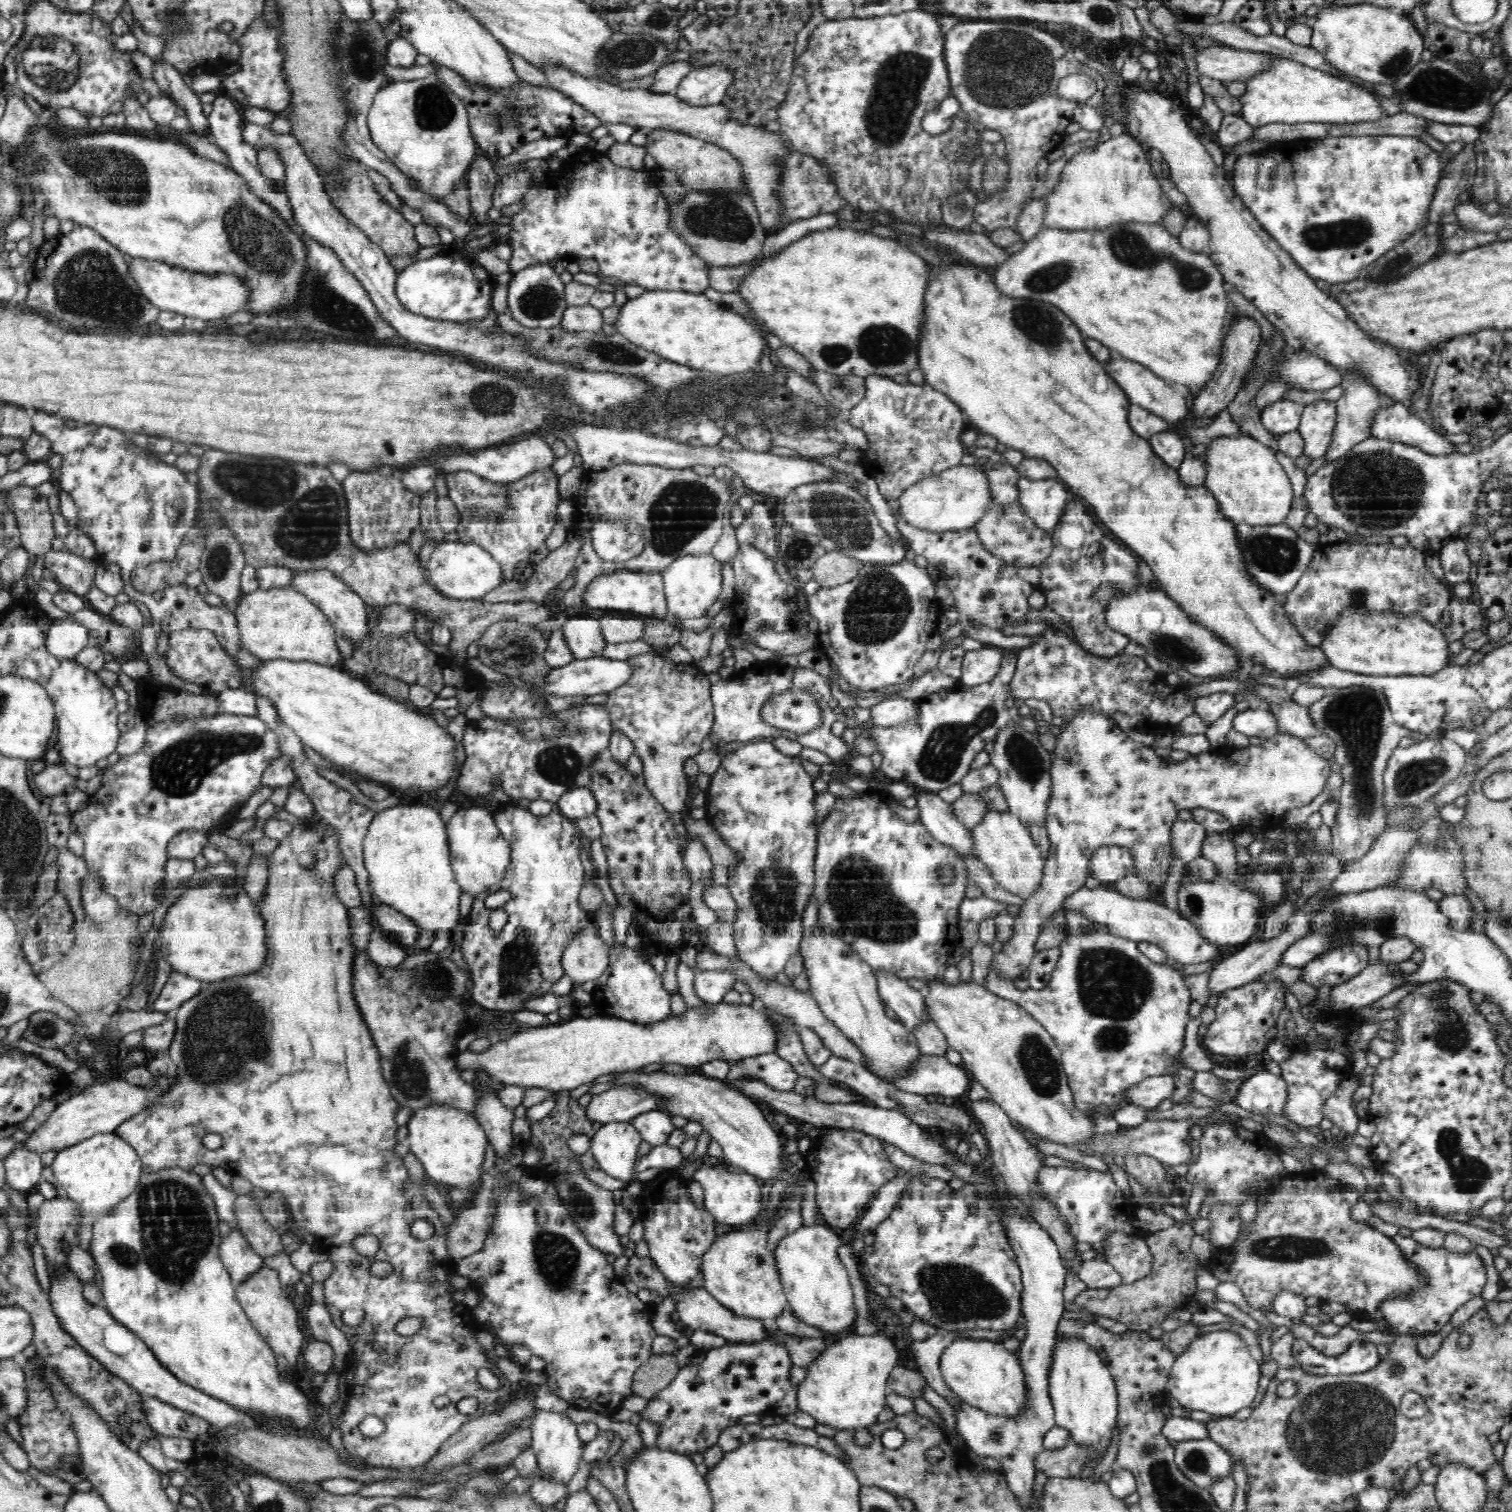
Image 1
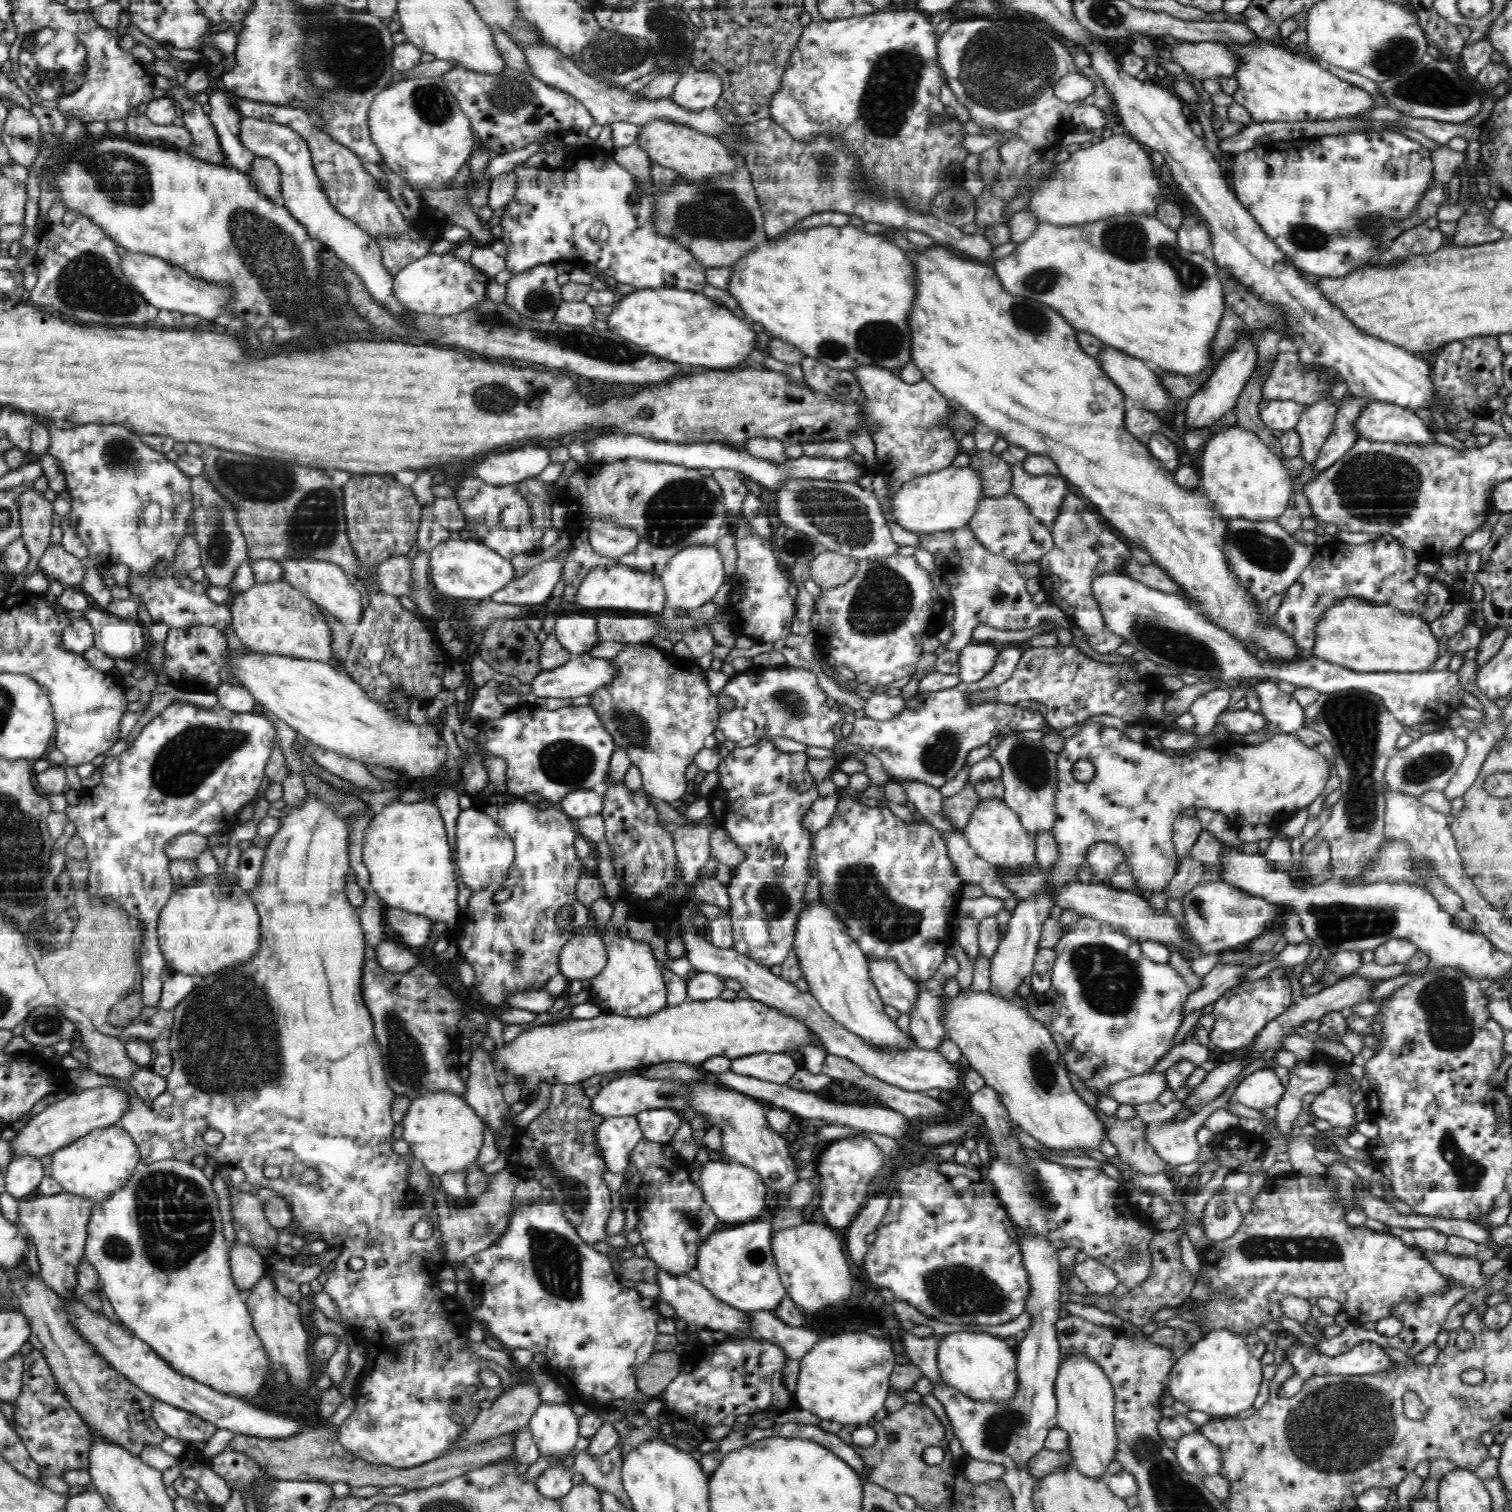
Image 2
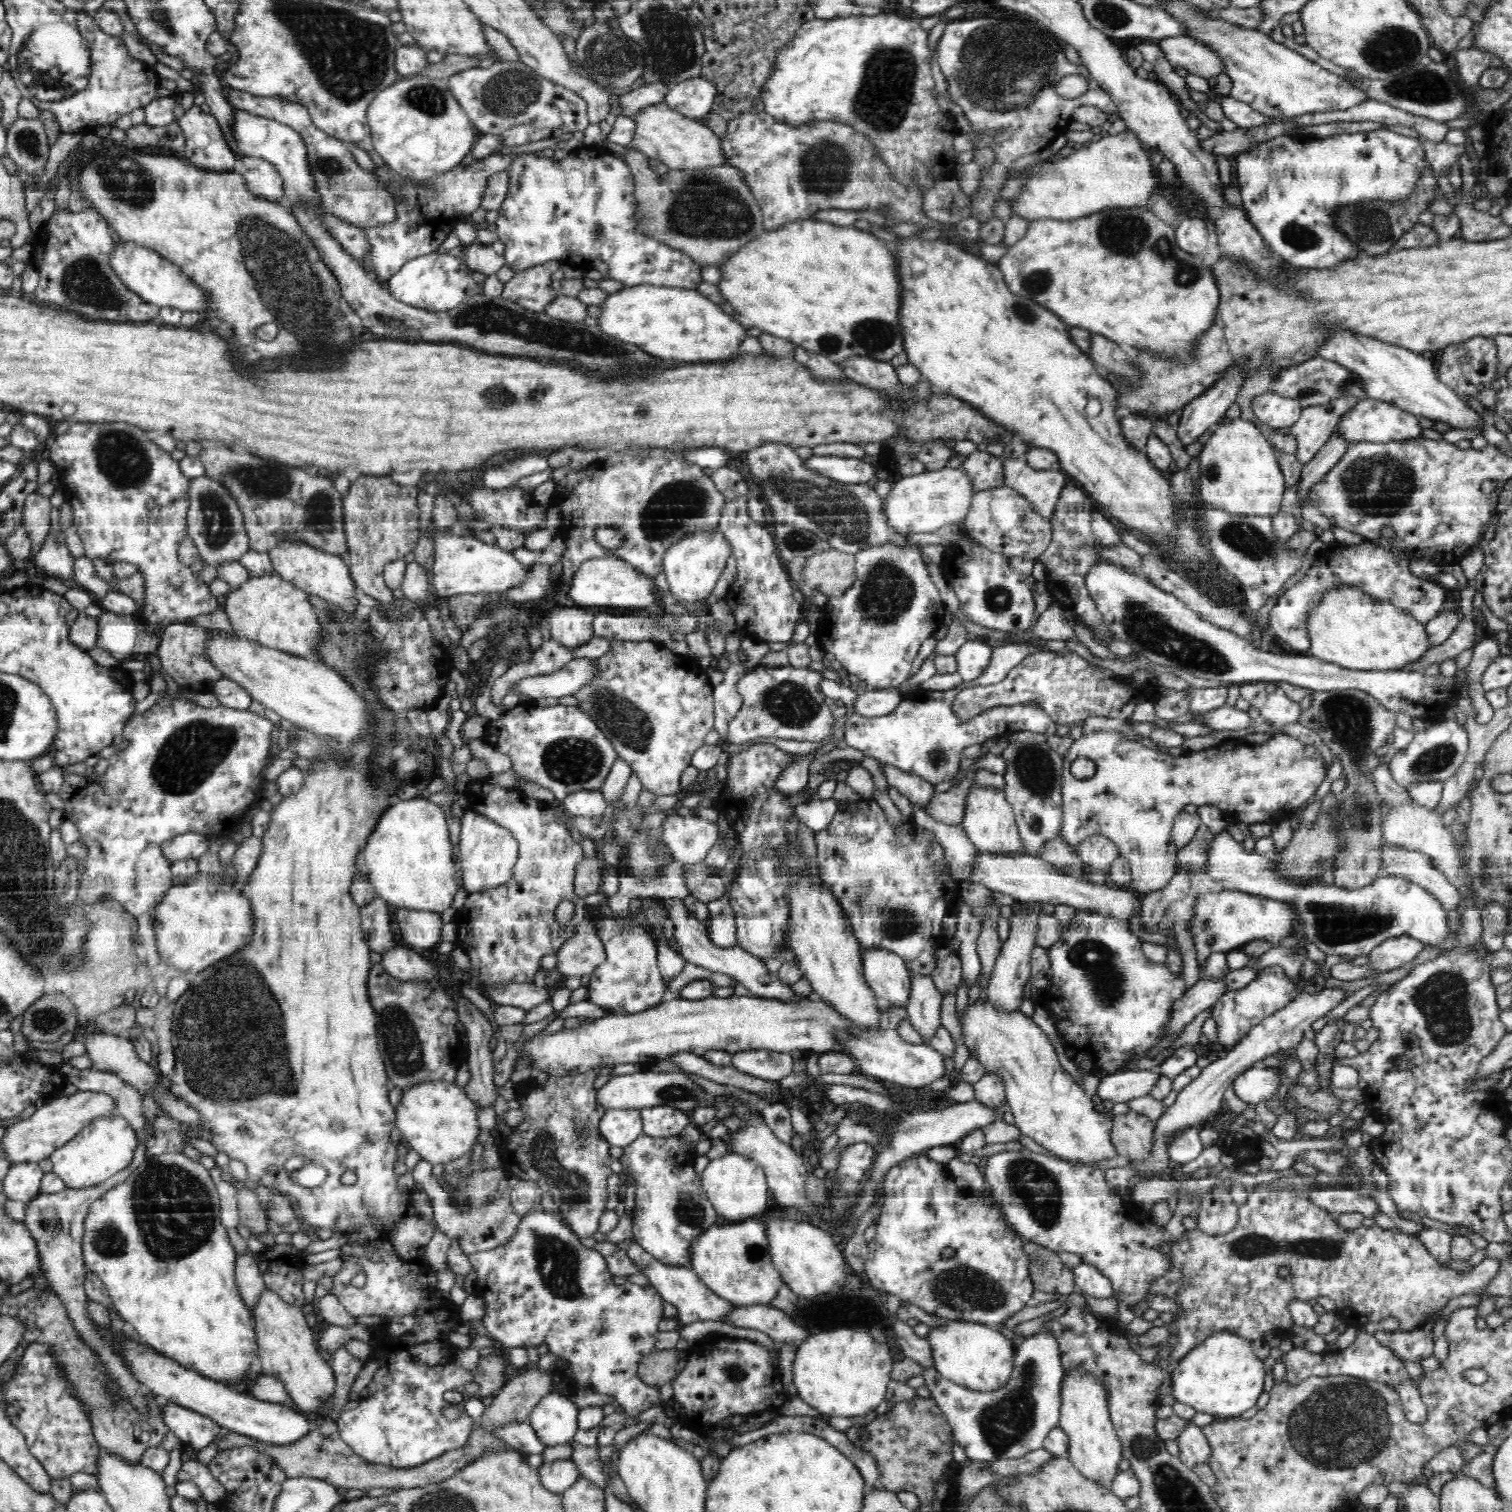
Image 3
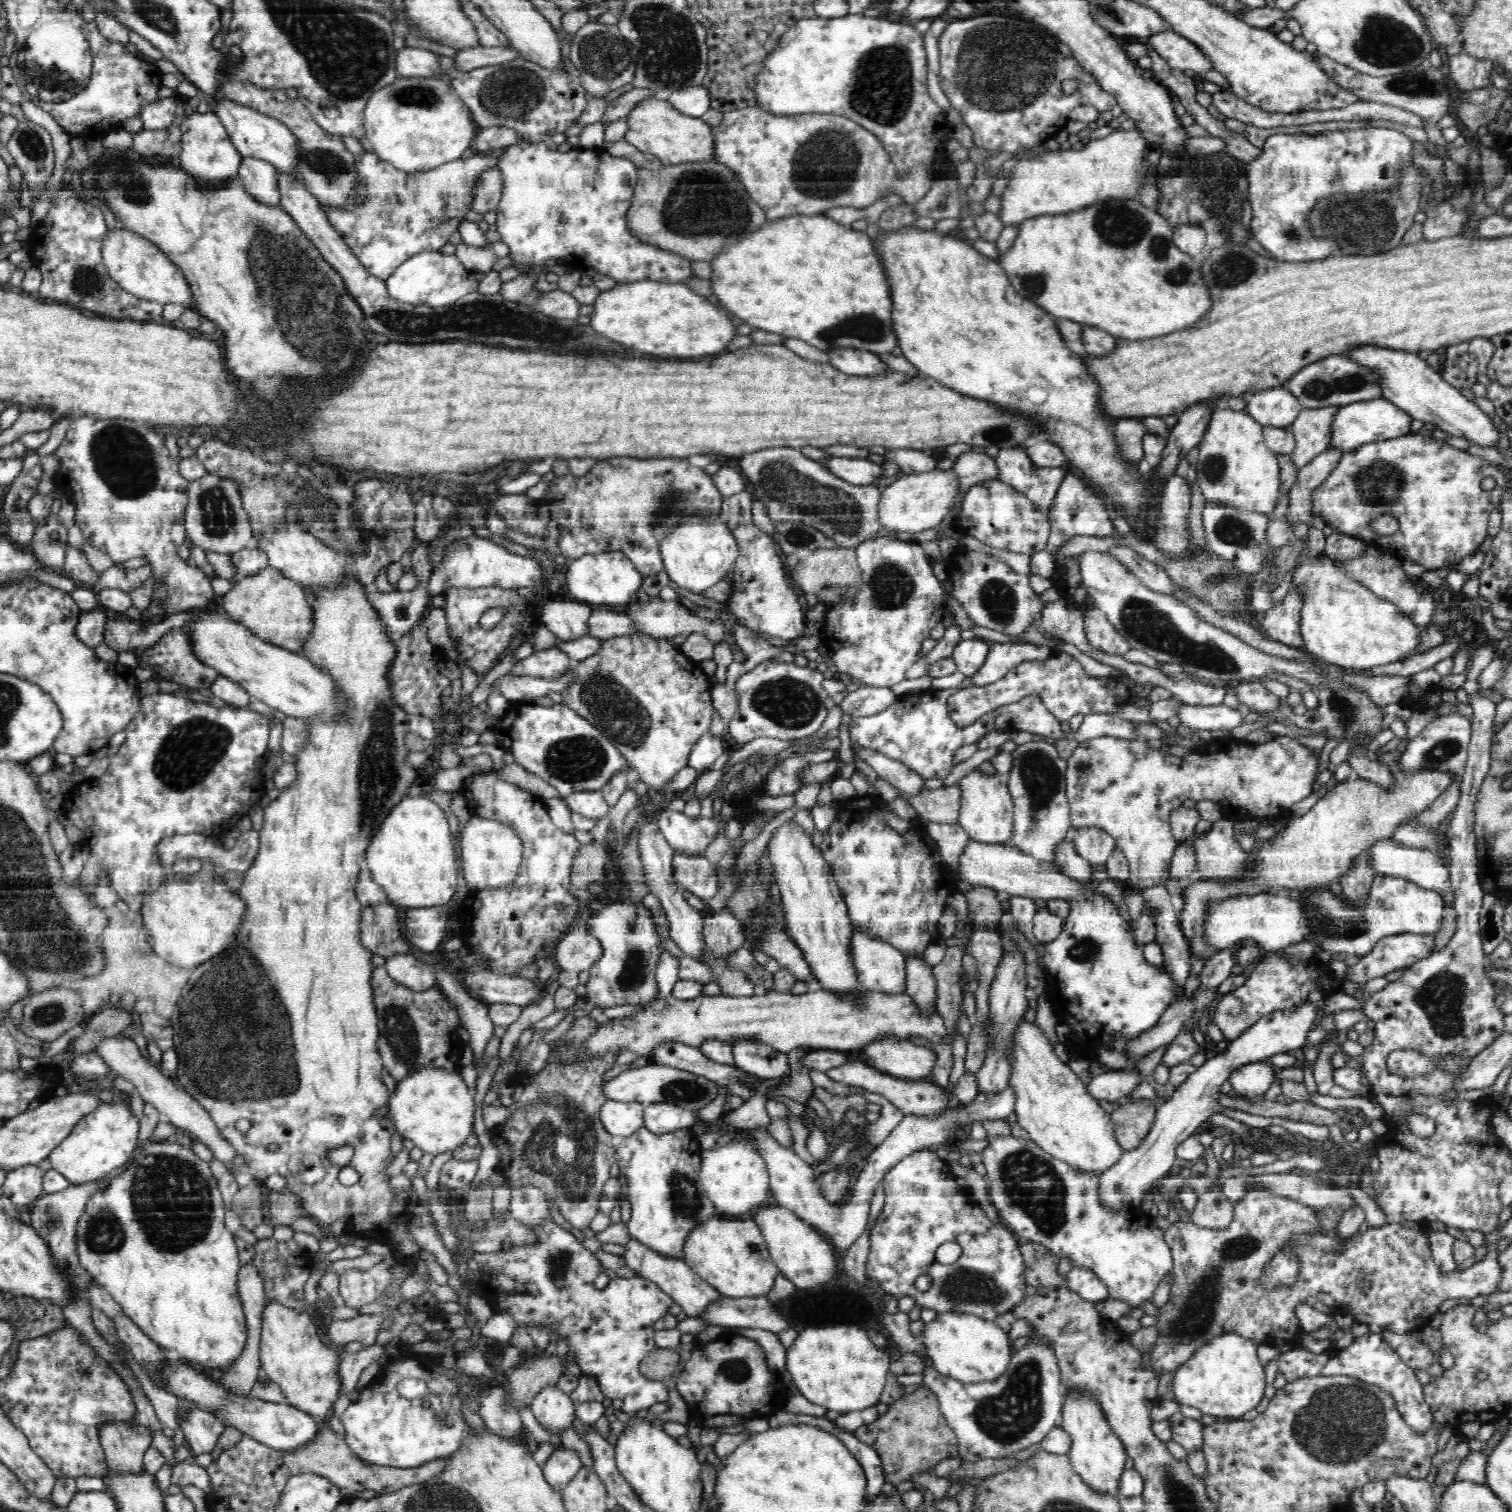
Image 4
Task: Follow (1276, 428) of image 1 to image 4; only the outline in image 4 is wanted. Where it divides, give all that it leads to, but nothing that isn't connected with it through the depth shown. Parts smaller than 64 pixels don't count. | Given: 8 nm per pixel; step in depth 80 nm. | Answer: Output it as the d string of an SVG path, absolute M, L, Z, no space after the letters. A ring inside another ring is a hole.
M1283 387L1254 393L1245 411L1262 426L1287 428L1296 421L1303 409L1298 398Z

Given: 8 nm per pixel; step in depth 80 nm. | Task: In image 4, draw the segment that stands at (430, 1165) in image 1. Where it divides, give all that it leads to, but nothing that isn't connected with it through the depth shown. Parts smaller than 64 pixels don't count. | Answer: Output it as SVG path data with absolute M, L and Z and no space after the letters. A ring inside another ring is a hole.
M426 1066L420 1072L400 1080L396 1090L387 1096L392 1122L405 1141L412 1141L426 1154L454 1152L466 1144L474 1130L474 1098L460 1077L460 1071Z

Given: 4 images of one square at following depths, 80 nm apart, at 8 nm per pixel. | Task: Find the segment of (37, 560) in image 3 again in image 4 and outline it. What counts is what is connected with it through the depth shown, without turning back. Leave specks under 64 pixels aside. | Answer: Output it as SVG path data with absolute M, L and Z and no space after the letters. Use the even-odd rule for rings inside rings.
M48 514L46 524L34 528L32 545L36 558L52 570L62 570L68 548L67 529L58 520L58 515Z

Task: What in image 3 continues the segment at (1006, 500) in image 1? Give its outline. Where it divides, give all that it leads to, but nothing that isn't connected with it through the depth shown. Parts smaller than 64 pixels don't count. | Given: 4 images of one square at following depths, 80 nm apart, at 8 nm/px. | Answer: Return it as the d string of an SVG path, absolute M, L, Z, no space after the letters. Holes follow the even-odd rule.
M974 450L963 458L960 467L968 475L975 490L994 489L1005 484L1002 457Z

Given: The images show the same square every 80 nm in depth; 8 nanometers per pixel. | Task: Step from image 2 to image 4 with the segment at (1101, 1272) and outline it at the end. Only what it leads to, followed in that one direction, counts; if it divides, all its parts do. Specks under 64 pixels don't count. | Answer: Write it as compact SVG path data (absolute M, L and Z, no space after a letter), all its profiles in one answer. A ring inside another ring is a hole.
M1073 1267L1067 1273L1067 1287L1084 1298L1084 1300L1097 1303L1109 1297L1108 1287L1094 1274L1084 1267Z

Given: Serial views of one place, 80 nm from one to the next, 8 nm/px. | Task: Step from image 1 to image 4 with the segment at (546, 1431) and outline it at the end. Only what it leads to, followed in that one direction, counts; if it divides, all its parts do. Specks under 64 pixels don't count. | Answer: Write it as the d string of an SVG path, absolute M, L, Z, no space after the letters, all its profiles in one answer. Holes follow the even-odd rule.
M550 1385L535 1394L530 1407L538 1424L550 1433L573 1428L575 1404L570 1395L564 1394L556 1385Z

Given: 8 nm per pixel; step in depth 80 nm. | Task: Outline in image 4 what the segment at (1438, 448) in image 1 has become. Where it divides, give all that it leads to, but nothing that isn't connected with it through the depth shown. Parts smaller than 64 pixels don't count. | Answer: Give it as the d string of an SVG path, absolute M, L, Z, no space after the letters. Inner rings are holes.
M1385 399L1354 402L1340 407L1331 424L1330 447L1342 452L1352 452L1363 444L1391 440L1395 437L1407 436L1412 433L1412 416Z

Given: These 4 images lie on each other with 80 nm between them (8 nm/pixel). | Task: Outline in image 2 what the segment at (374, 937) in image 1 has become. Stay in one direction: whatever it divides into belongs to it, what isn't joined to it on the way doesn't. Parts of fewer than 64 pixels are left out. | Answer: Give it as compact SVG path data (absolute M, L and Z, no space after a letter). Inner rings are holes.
M391 939L380 941L375 952L379 964L395 974L406 974L419 966L418 958L401 942L395 943Z

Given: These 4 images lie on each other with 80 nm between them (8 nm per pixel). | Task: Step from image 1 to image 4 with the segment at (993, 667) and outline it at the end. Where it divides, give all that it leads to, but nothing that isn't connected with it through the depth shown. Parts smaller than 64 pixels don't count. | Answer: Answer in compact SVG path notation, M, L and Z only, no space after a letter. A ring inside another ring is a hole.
M966 635L964 639L956 645L952 653L952 659L956 663L957 670L964 676L974 676L980 666L986 662L989 652L989 642L972 635Z

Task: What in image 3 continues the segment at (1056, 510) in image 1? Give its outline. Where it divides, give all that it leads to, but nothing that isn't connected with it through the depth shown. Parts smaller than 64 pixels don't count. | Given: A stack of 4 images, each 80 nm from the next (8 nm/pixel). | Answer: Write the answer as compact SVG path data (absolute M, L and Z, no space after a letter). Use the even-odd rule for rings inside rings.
M1025 455L1015 459L1002 457L1002 463L1006 486L1030 501L1040 516L1048 519L1054 516L1059 497L1066 487L1066 474L1060 469L1032 468Z

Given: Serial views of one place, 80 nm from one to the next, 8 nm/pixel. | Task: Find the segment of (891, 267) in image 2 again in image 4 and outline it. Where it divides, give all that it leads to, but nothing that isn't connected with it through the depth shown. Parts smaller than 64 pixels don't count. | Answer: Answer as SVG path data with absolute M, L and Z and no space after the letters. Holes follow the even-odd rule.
M805 213L768 219L759 228L750 228L750 232L746 232L746 236L738 236L738 240L726 240L726 244L718 244L718 248L710 252L710 260L706 260L712 262L724 250L724 246L728 246L712 262L714 272L710 288L738 318L756 329L776 332L787 338L796 336L824 353L844 348L879 355L892 353L898 347L898 339L891 326L889 286L865 232L838 224L824 214L806 216Z

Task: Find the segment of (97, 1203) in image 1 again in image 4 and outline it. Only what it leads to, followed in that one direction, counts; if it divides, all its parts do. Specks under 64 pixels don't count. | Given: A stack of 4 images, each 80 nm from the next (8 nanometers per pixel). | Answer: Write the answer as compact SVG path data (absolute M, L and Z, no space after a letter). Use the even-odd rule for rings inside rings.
M112 1100L98 1104L82 1118L66 1138L52 1150L48 1158L51 1168L57 1170L71 1185L81 1185L110 1174L132 1156L137 1147L140 1121L124 1101Z

